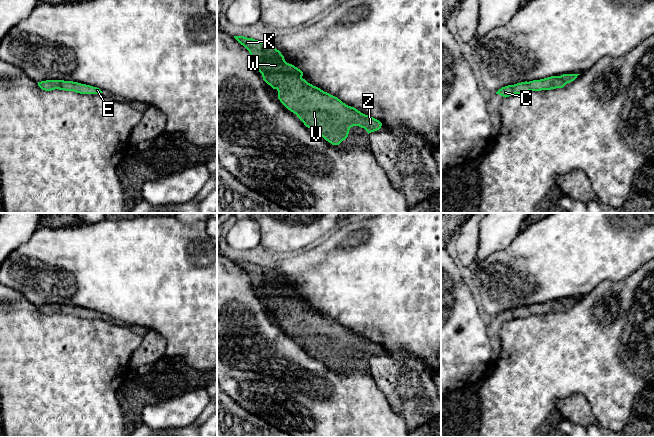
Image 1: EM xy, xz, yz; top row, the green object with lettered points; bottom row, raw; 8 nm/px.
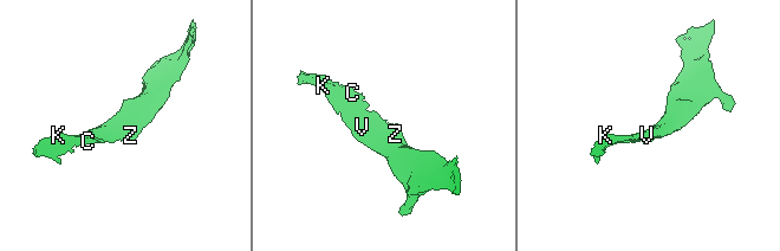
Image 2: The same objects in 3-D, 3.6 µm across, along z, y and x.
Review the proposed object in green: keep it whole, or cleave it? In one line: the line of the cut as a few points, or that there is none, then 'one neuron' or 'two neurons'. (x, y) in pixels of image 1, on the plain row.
no cut | one neuron

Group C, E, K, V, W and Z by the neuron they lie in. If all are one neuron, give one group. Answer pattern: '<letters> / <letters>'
C E K V W Z

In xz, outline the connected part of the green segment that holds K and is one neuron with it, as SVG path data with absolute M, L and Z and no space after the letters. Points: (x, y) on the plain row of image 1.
M244 260L234 262L249 275L263 304L278 315L280 326L332 369L345 364L353 350L364 352L368 358L381 352L379 344L308 307L302 302L303 296L287 287L271 268Z

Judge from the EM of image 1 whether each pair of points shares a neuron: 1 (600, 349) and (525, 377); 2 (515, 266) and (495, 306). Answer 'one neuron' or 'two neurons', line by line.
1: one neuron
2: one neuron

